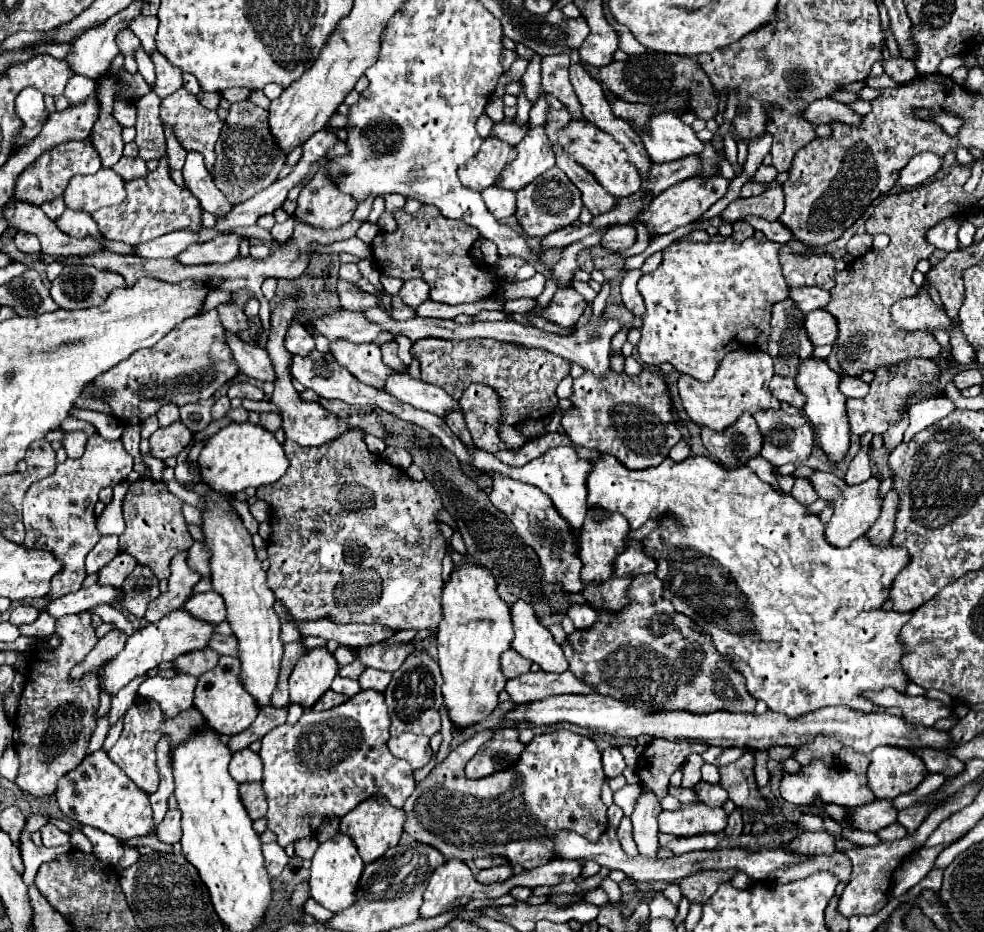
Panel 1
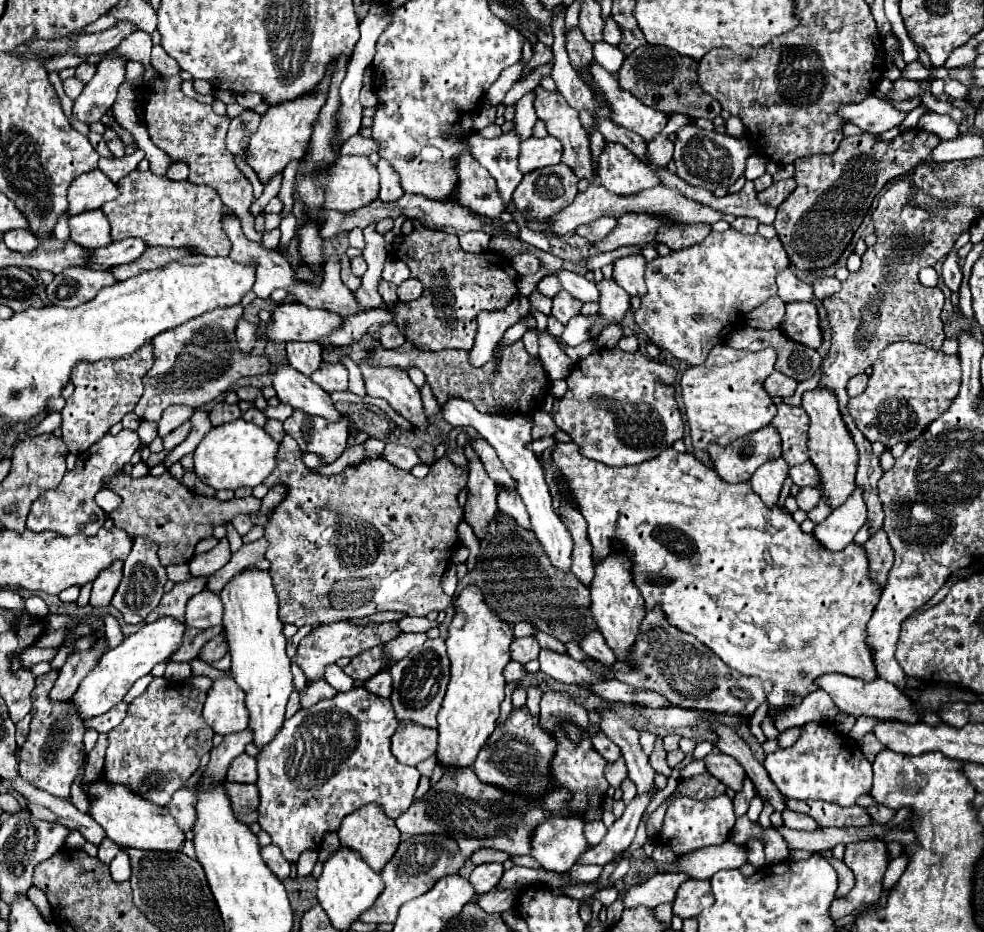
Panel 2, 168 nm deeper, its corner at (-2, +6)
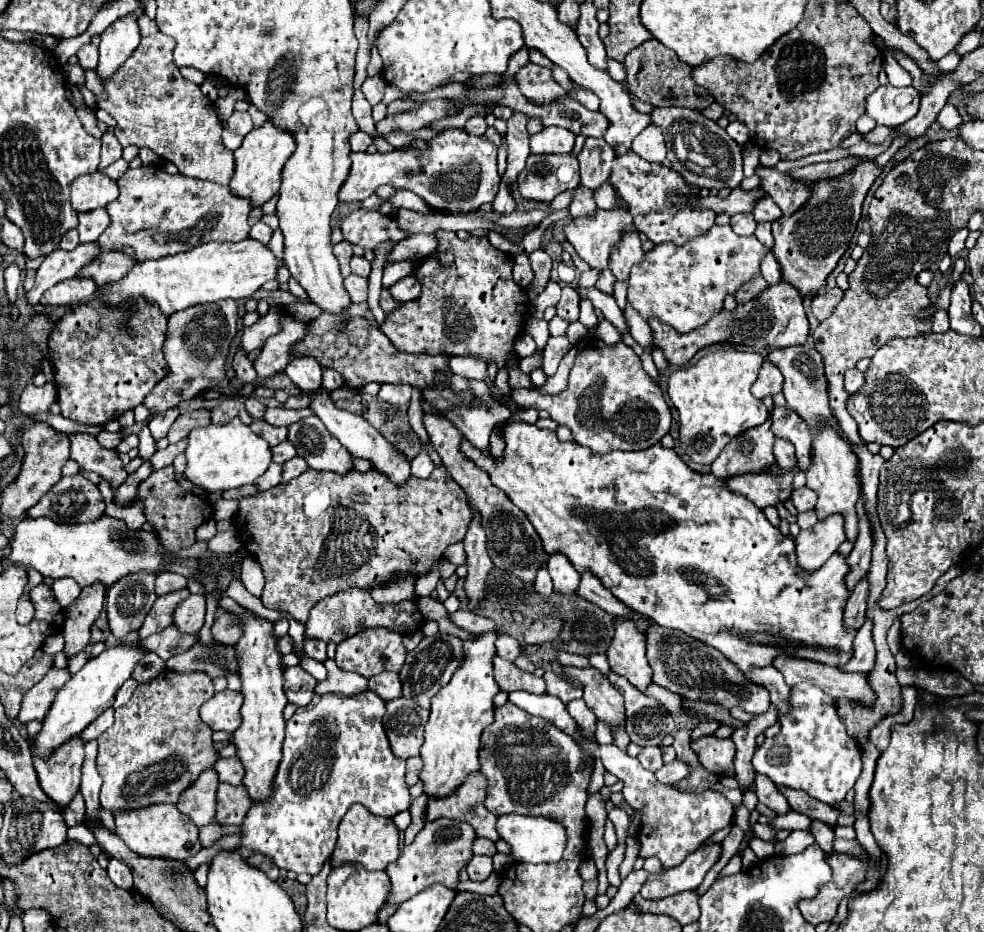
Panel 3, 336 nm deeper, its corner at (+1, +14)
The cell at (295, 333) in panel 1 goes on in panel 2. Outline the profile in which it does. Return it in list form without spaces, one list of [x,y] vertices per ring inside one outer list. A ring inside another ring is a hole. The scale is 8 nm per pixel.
[[[291,342],[287,346],[287,358],[291,368],[311,376],[321,364],[321,346],[315,342]]]

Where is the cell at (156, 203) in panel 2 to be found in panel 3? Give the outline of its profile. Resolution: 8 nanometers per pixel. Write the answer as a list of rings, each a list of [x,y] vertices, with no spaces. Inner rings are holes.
[[[140,166],[136,170],[128,168],[122,178],[116,180],[120,188],[118,200],[110,202],[110,226],[98,238],[102,250],[118,250],[134,256],[138,262],[148,258],[160,258],[168,254],[178,254],[192,250],[202,242],[240,242],[248,236],[248,214],[250,214],[250,200],[234,196],[226,186],[218,186],[208,180],[186,178],[182,174],[168,174],[160,166]]]

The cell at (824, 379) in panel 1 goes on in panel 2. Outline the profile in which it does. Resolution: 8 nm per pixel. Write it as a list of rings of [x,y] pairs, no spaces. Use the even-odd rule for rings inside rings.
[[[815,388],[811,392],[805,392],[803,396],[803,410],[809,416],[809,452],[811,462],[819,470],[819,490],[829,508],[841,506],[853,490],[855,490],[855,468],[857,468],[857,448],[853,446],[849,430],[845,430],[845,422],[841,418],[841,412],[837,410],[837,400],[821,388]]]

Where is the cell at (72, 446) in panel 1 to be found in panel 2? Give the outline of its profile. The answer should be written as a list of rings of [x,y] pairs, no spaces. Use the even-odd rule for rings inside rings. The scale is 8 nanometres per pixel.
[[[145,342],[137,354],[129,354],[127,358],[105,358],[97,362],[77,362],[71,370],[71,382],[75,392],[67,398],[65,408],[61,410],[63,416],[63,442],[67,444],[69,452],[79,456],[97,440],[101,440],[109,428],[137,406],[139,398],[143,396],[143,376],[153,366],[153,344]]]

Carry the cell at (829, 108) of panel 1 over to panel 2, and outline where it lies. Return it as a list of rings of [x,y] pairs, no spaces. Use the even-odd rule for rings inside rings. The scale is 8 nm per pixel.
[[[871,94],[859,104],[841,106],[839,114],[847,118],[851,124],[857,124],[861,130],[871,134],[883,134],[905,120],[905,112],[897,110],[891,102]]]

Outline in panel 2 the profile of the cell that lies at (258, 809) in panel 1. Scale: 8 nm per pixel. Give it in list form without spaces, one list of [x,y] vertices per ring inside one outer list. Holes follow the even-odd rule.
[[[225,784],[227,796],[231,800],[233,814],[243,824],[253,824],[257,820],[257,786],[241,786],[241,784]]]

